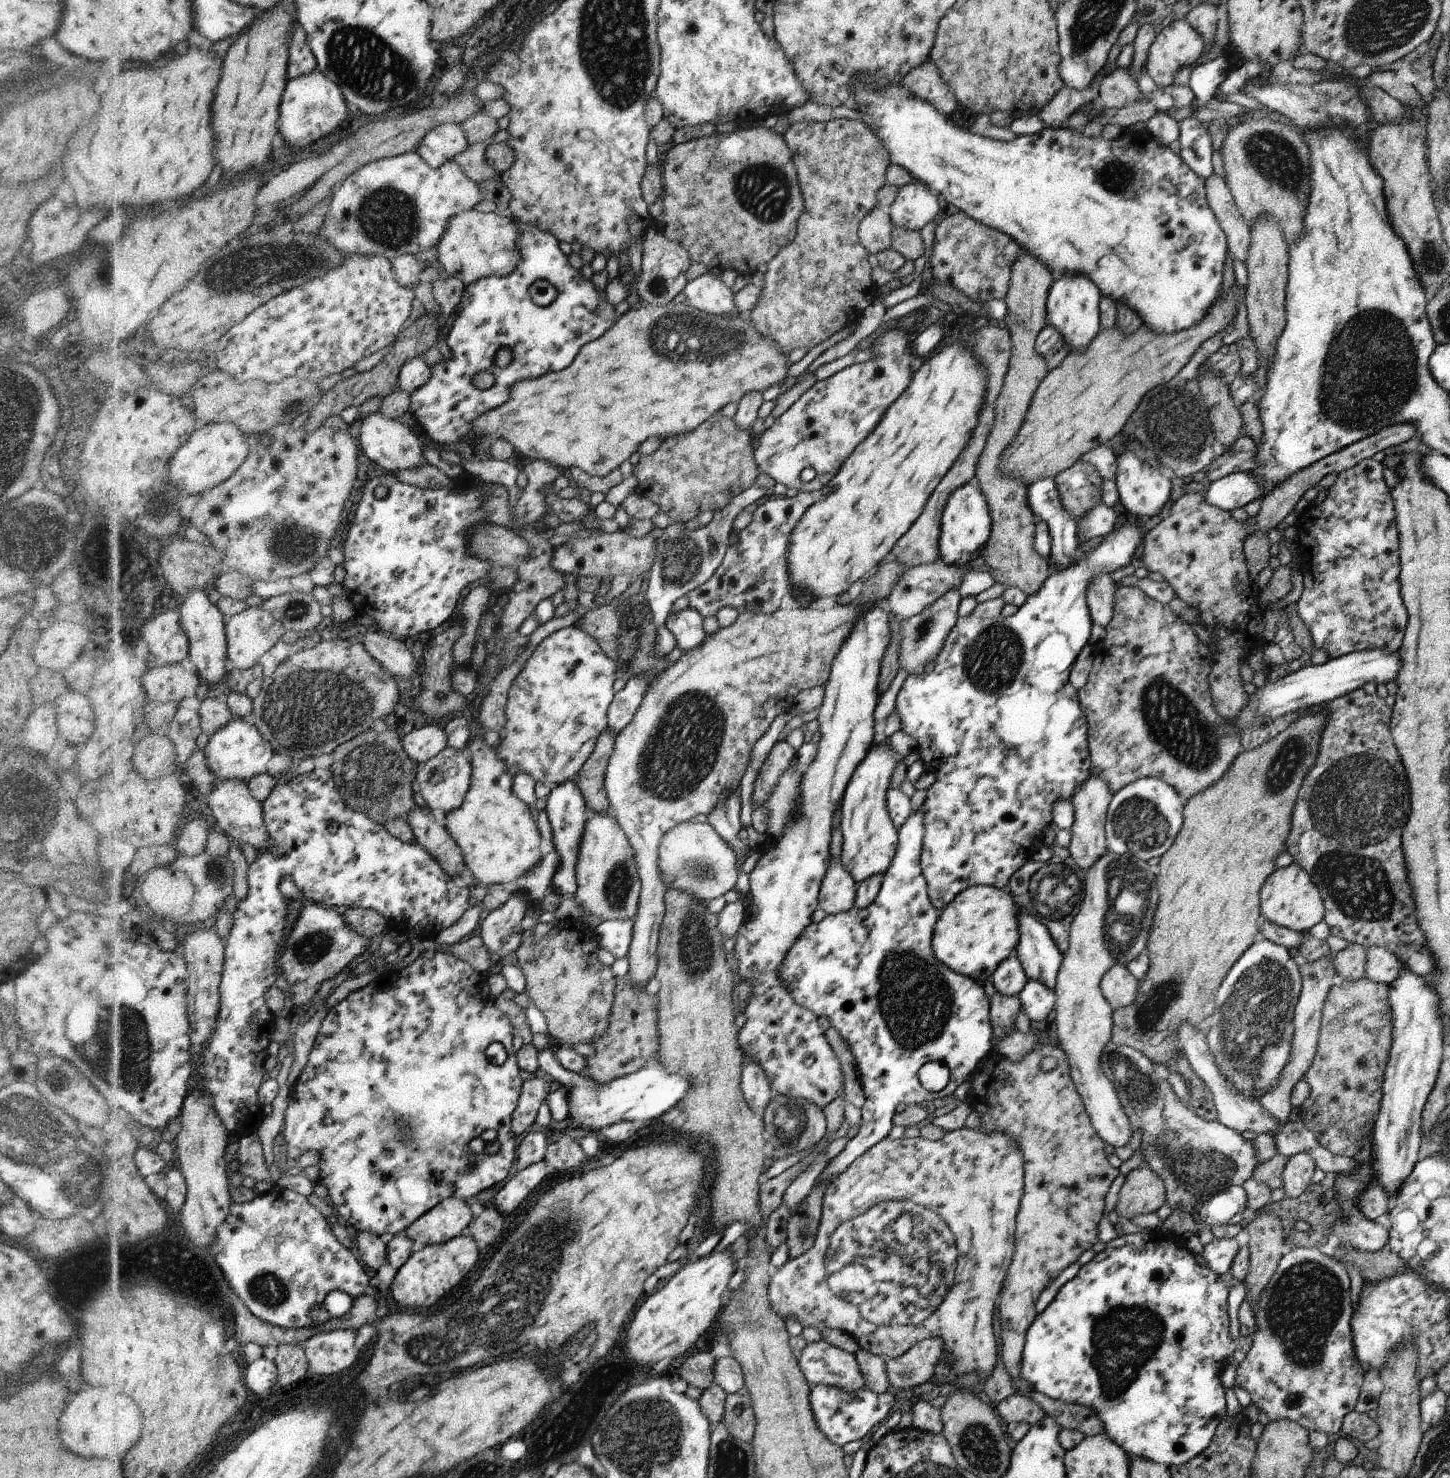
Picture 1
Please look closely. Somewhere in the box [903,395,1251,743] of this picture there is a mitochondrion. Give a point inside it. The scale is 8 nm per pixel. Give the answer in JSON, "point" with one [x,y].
{"point":[992,660]}

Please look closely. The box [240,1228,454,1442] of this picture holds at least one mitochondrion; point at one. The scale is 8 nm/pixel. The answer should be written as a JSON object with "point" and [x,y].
{"point":[269,1291]}

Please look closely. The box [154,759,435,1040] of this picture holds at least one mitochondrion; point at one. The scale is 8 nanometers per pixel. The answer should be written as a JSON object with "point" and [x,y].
{"point":[316,942]}

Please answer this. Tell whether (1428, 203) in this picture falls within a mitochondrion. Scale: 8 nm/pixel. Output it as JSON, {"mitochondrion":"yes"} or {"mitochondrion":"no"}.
{"mitochondrion":"no"}

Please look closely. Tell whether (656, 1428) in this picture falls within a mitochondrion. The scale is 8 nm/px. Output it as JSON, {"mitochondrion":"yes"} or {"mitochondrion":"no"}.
{"mitochondrion":"yes"}

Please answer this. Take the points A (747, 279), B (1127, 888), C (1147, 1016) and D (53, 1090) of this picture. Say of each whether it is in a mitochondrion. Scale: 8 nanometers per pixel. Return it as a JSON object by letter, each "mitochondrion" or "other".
{"A":"other","B":"mitochondrion","C":"mitochondrion","D":"mitochondrion"}

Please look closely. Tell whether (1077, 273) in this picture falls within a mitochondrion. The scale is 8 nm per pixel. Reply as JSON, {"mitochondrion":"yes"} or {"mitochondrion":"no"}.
{"mitochondrion":"no"}

